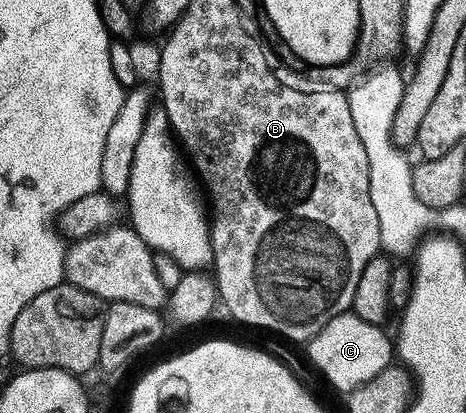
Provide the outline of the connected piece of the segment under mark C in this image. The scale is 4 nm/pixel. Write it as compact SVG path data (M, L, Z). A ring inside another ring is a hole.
M352 312L328 320L324 328L308 343L310 358L314 366L342 392L349 392L384 372L392 362L392 338L385 334L382 326L368 324Z

